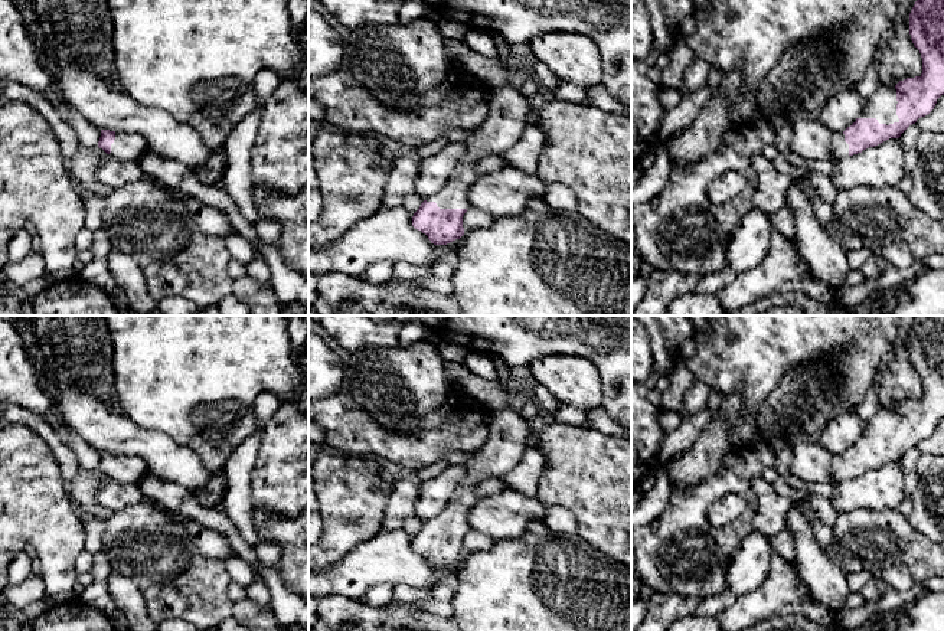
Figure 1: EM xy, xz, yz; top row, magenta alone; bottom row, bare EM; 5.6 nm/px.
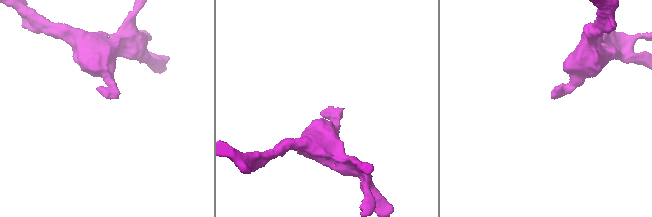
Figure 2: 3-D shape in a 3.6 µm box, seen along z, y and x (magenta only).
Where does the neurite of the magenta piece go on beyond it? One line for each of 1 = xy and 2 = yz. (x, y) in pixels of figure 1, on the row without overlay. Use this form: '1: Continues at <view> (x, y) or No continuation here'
1: Continues at xy (127, 468)
2: Continues at yz (882, 428)

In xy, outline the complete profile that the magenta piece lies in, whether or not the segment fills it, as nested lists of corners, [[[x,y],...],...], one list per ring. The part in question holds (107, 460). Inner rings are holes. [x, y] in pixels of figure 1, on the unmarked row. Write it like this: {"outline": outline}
{"outline": [[[101,452],[98,470],[118,483],[138,483],[146,474],[146,462],[134,455]]]}

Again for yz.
{"outline": [[[944,316],[915,324],[909,336],[909,357],[921,376],[922,396],[896,408],[881,406],[856,444],[843,455],[832,457],[830,477],[834,484],[899,461],[944,418]]]}

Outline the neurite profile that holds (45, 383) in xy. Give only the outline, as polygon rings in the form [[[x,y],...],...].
[[[36,373],[37,375],[37,382],[39,382],[39,386],[42,388],[42,390],[45,390],[50,399],[52,399],[52,405],[49,408],[49,411],[42,415],[43,419],[46,419],[49,422],[49,418],[52,413],[58,413],[58,415],[62,415],[61,413],[61,409],[59,409],[59,403],[58,403],[58,396],[56,396],[56,388],[55,385],[46,377],[45,373]]]

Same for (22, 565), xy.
[[[25,550],[19,552],[7,569],[9,585],[19,585],[25,582],[35,568],[36,563],[29,558],[29,555]]]

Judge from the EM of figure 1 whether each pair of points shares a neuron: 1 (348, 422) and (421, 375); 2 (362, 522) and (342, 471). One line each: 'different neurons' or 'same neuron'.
1: different neurons
2: same neuron

